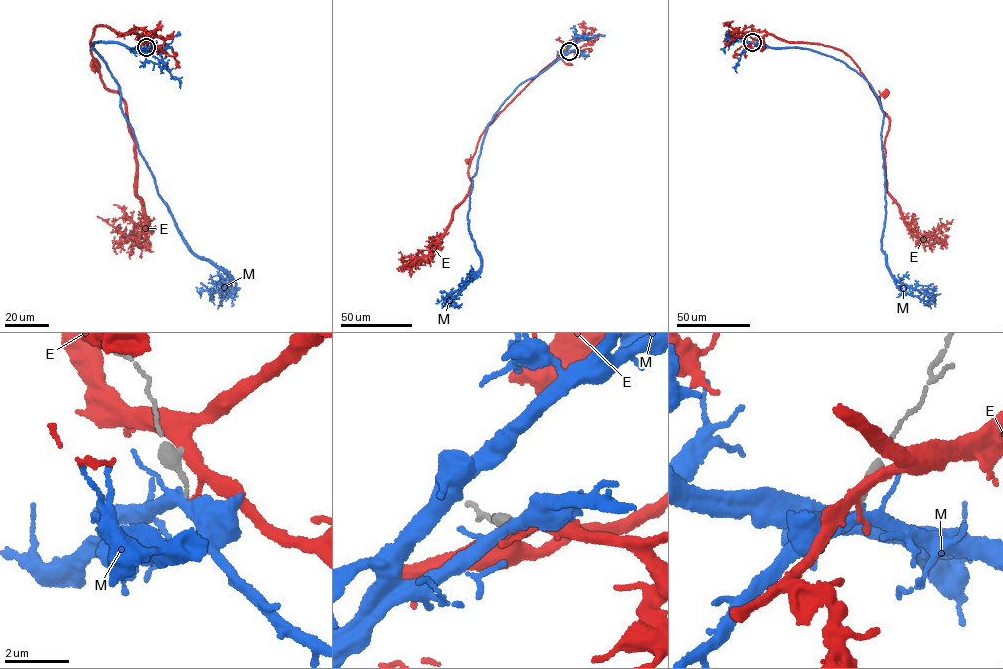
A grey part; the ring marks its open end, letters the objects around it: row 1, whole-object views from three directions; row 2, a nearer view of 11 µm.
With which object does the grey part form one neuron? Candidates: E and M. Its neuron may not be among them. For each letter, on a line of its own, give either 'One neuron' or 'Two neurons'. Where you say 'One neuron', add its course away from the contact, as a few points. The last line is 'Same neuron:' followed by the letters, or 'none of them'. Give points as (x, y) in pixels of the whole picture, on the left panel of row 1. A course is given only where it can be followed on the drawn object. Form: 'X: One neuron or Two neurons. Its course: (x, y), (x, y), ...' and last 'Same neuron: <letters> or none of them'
E: Two neurons
M: Two neurons
Same neuron: none of them

